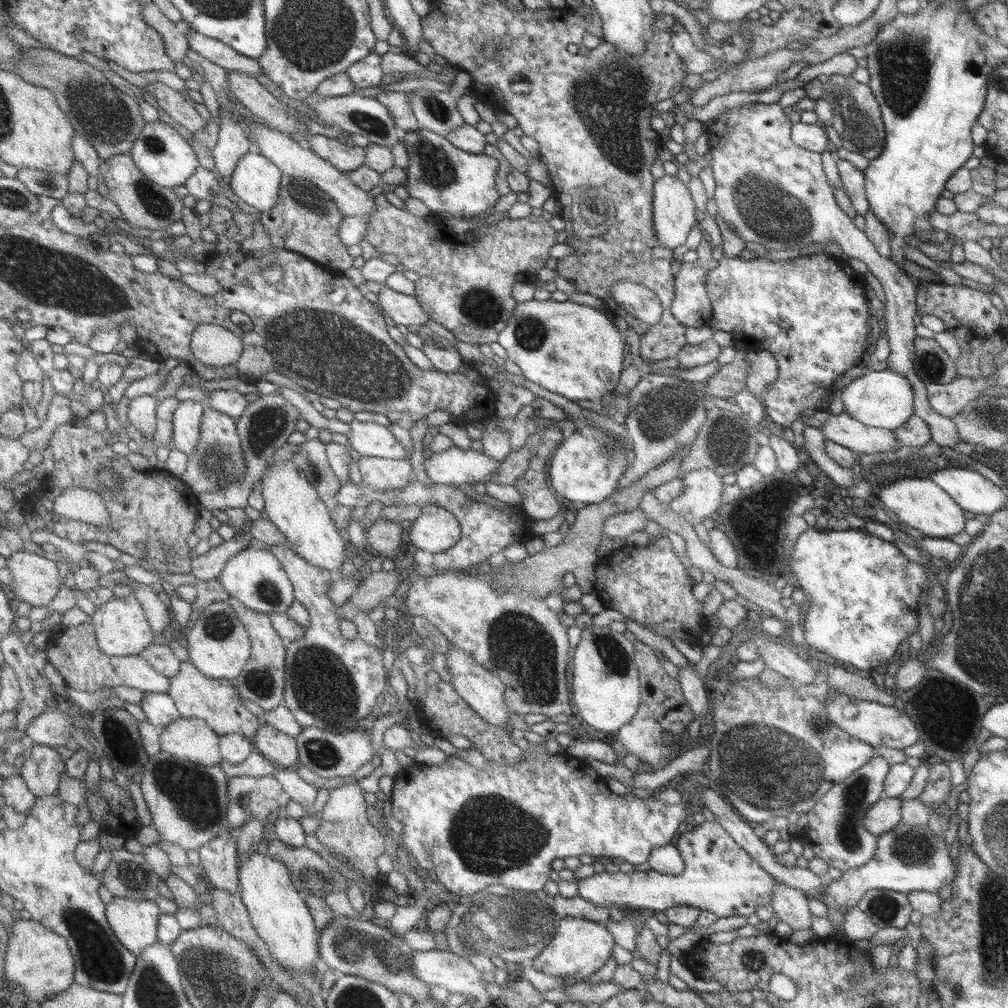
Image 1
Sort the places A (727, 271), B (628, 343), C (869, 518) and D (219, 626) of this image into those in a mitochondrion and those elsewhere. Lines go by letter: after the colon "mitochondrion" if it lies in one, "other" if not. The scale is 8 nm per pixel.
A: other
B: other
C: other
D: mitochondrion

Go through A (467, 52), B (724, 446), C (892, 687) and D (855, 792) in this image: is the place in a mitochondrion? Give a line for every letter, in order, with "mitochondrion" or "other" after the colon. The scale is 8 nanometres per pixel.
A: other
B: mitochondrion
C: other
D: mitochondrion

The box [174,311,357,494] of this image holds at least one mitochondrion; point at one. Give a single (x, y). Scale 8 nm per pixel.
(219, 463)

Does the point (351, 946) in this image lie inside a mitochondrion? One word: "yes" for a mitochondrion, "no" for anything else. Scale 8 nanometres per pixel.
yes

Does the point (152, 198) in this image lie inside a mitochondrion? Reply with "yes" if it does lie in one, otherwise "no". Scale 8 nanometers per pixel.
yes

